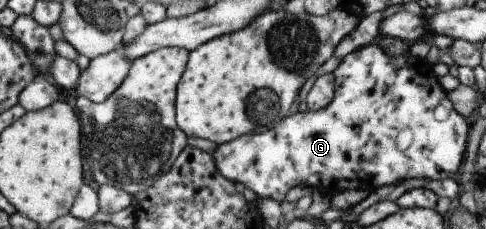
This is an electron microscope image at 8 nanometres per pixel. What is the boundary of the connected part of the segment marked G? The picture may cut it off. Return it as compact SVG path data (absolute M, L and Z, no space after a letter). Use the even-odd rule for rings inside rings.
M374 42L347 54L332 74L335 90L327 106L316 112L295 112L266 132L245 134L219 144L212 155L217 172L234 184L241 183L257 198L277 203L281 203L287 191L298 184L331 198L345 190L371 193L381 186L407 179L444 180L458 176L465 160L469 127L453 110L431 64L409 52L385 56Z

